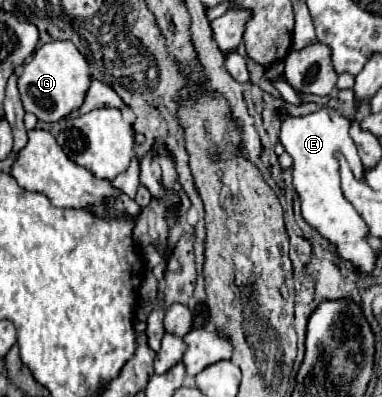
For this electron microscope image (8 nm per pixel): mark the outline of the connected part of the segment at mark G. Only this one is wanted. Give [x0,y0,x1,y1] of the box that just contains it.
[18,40,90,122]

